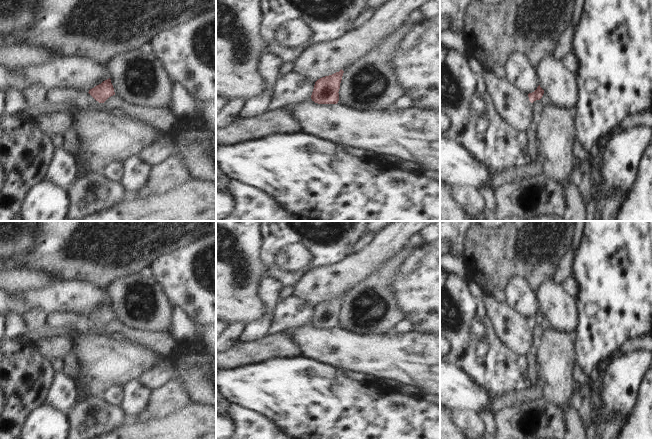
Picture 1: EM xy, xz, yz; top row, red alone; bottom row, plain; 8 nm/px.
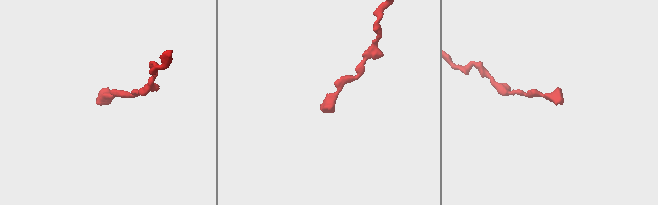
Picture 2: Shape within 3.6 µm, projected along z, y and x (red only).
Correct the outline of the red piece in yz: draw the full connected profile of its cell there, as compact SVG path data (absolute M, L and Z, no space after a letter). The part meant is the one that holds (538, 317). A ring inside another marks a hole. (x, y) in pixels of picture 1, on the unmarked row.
M540 309L534 316L529 317L528 321L531 327L533 327L536 324L540 324L544 331L553 329L550 321L544 316L544 314L540 311Z

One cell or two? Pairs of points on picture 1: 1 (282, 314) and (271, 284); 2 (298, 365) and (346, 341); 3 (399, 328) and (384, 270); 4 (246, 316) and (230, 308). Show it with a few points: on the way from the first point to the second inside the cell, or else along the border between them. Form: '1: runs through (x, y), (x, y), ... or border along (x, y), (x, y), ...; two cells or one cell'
1: border along (278, 298), (272, 315); two cells
2: border along (299, 355), (334, 366); two cells
3: border along (403, 318), (391, 330); two cells
4: runs through (242, 312), (238, 308), (234, 308); one cell

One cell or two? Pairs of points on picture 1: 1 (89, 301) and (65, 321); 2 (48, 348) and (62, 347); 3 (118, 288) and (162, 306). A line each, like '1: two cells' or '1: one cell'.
1: two cells
2: one cell
3: one cell

